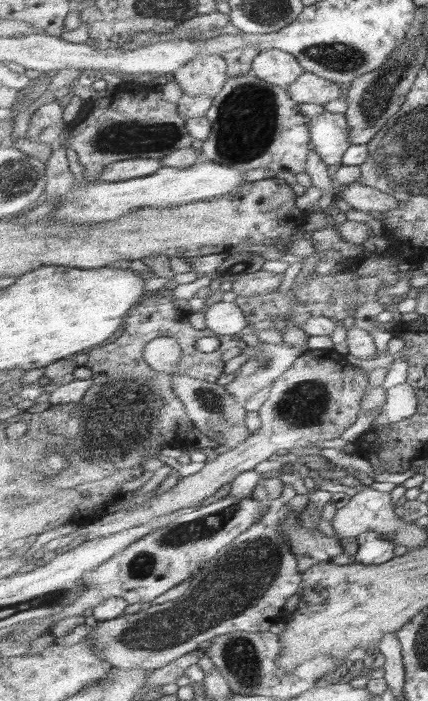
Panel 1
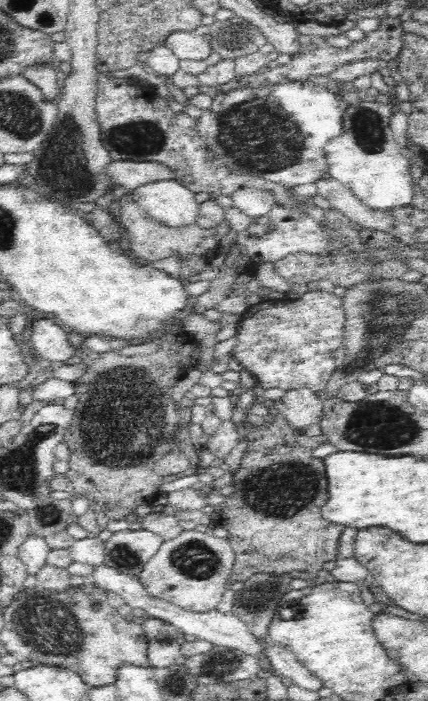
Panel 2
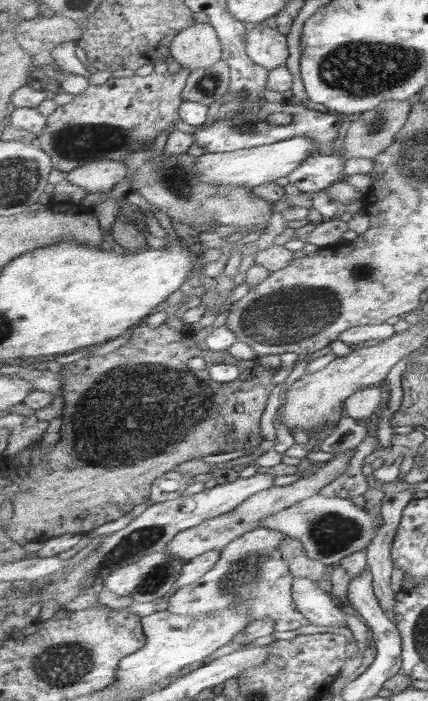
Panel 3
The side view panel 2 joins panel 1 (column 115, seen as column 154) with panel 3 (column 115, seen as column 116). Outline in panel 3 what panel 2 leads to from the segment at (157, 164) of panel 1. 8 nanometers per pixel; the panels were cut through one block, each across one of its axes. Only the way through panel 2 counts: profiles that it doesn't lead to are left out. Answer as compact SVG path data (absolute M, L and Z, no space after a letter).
M101 160L89 162L67 174L69 183L89 193L111 193L115 184L128 176L130 168L125 161Z

